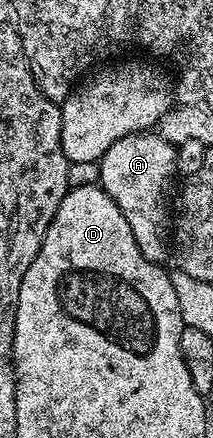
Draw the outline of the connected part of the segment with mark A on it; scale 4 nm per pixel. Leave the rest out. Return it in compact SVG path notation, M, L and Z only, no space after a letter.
M157 132L128 134L107 148L105 155L99 159L99 165L99 185L123 212L135 236L135 244L139 244L139 252L149 262L164 263L165 253L168 255L171 250L171 242L167 237L171 230L169 185L173 178L178 177L177 147L163 140Z

